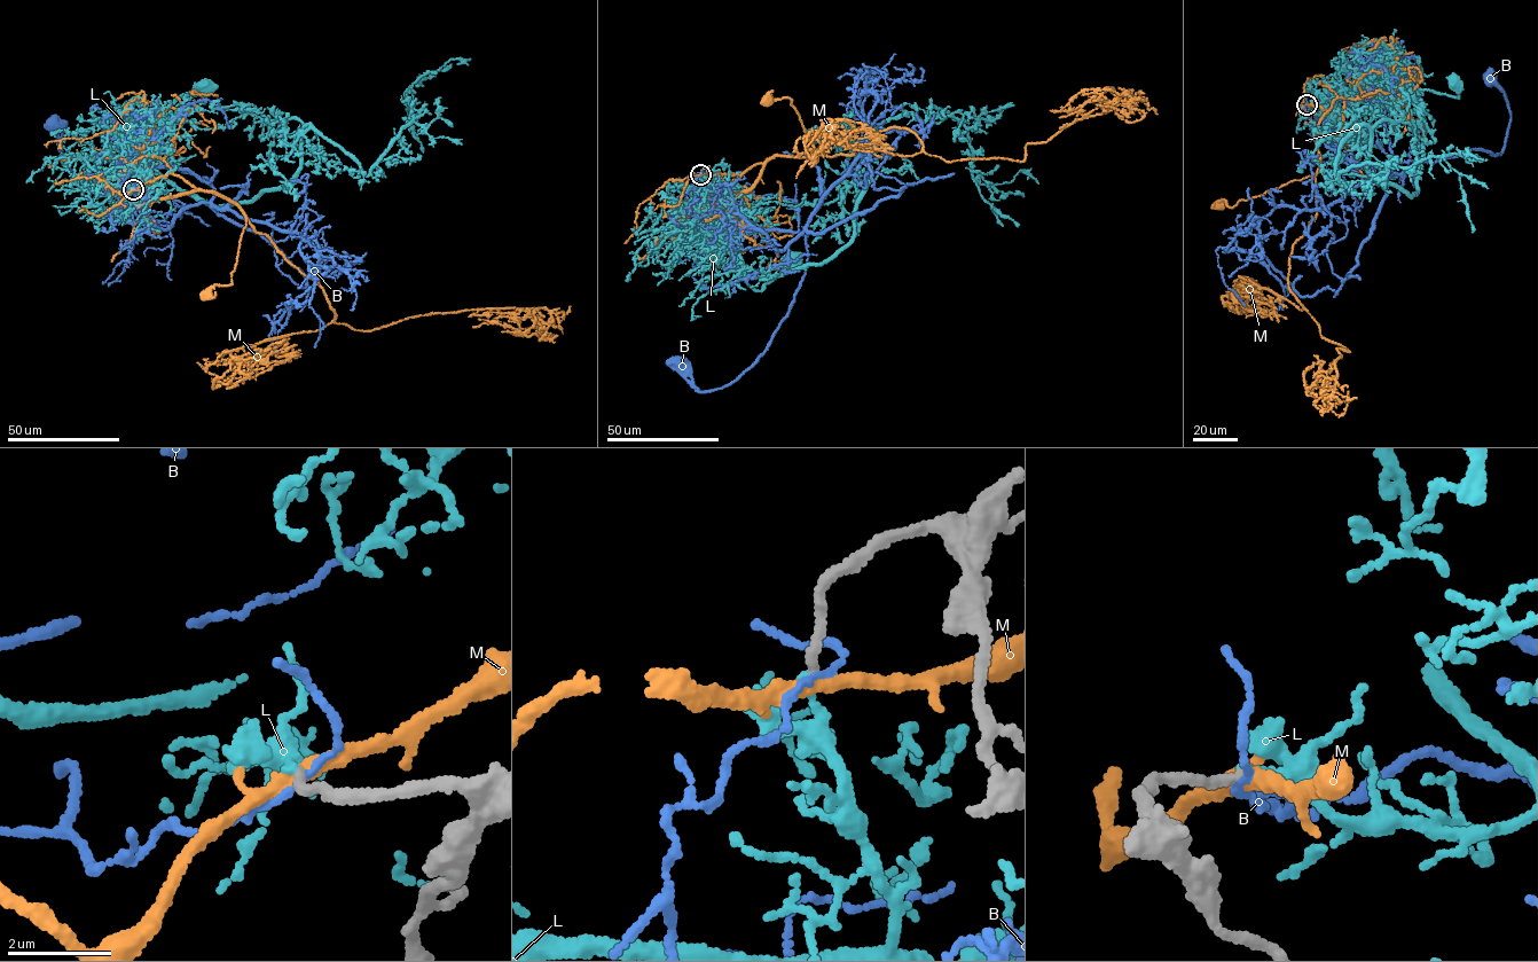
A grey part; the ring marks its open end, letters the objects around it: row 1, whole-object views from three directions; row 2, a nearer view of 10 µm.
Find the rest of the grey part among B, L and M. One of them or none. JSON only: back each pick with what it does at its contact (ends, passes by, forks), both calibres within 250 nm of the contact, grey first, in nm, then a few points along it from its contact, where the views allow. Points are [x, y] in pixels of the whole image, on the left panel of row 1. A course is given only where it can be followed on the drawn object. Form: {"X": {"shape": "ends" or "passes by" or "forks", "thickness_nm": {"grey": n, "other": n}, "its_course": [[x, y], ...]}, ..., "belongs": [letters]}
{"belongs": []}

